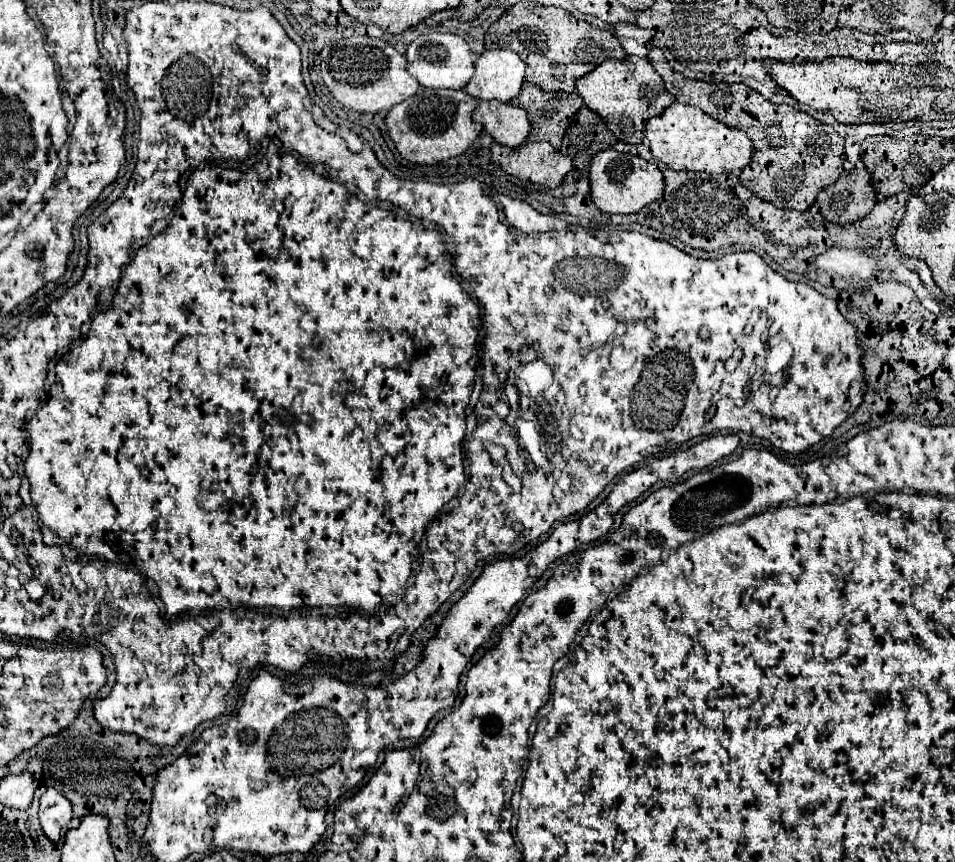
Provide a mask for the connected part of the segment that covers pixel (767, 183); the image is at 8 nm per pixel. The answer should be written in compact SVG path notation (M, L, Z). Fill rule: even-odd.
M669 64L657 70L665 80L665 88L677 98L677 102L695 104L725 126L739 128L747 134L747 138L753 142L753 156L747 168L755 170L749 170L753 172L753 178L743 186L747 186L751 192L757 190L755 194L761 200L771 204L803 204L805 212L815 202L817 194L841 176L845 148L843 138L833 130L833 126L821 124L813 116L787 104L773 104L745 84L691 80L673 70Z

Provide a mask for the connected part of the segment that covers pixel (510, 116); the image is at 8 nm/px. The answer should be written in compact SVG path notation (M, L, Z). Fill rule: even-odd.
M497 100L479 102L473 112L473 120L483 124L483 130L501 146L517 148L525 142L529 134L527 112L513 104L503 104Z

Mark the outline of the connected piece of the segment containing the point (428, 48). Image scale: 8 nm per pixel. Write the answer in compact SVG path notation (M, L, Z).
M433 32L433 34L419 36L417 40L413 40L407 46L405 58L407 58L407 72L411 76L415 76L419 80L419 84L429 90L439 90L439 88L461 90L461 88L465 88L465 84L469 82L469 78L475 72L473 54L471 54L467 42L455 34Z

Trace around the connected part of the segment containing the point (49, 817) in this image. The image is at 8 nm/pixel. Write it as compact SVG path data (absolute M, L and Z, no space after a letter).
M47 788L47 792L41 796L41 806L39 806L39 820L45 836L57 842L61 836L61 828L67 826L71 818L73 818L71 802L59 790Z

